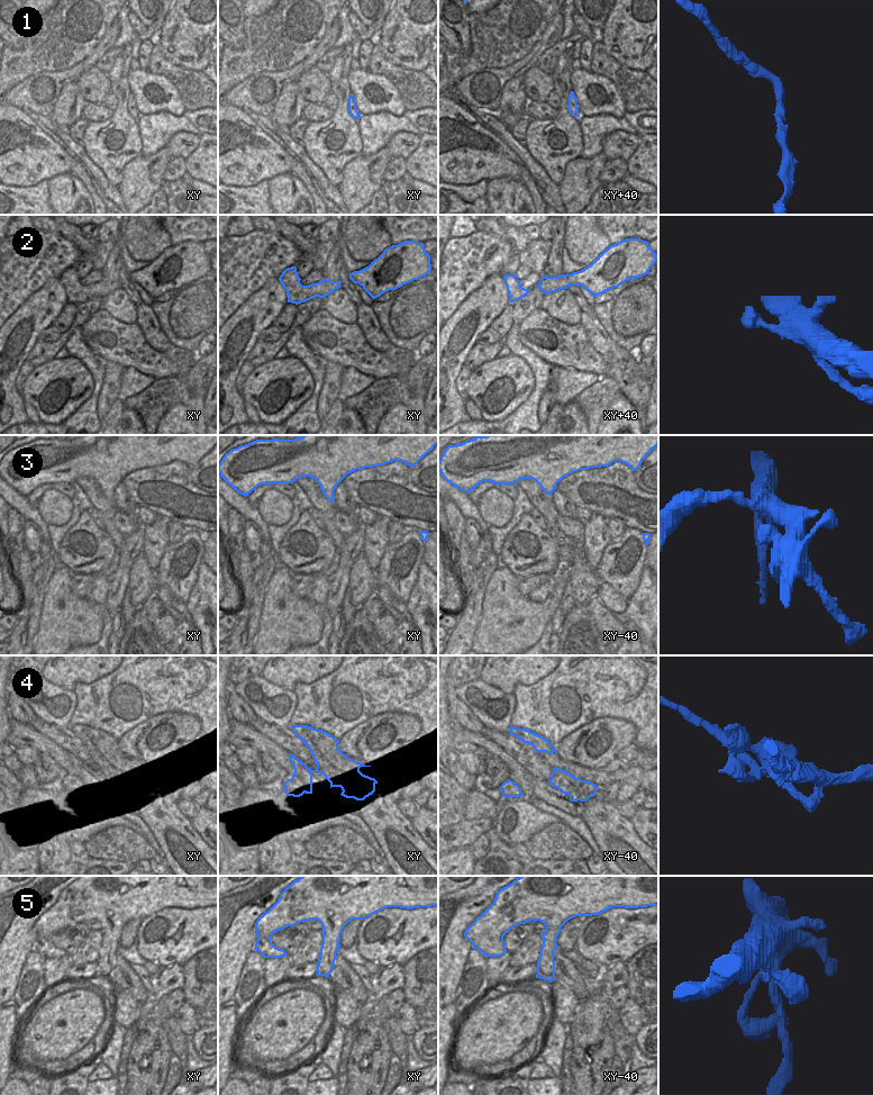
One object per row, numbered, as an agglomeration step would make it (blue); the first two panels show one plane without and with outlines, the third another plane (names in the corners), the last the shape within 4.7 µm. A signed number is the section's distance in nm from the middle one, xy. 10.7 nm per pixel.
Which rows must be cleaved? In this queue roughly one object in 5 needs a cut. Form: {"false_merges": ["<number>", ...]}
{"false_merges": ["4"]}

